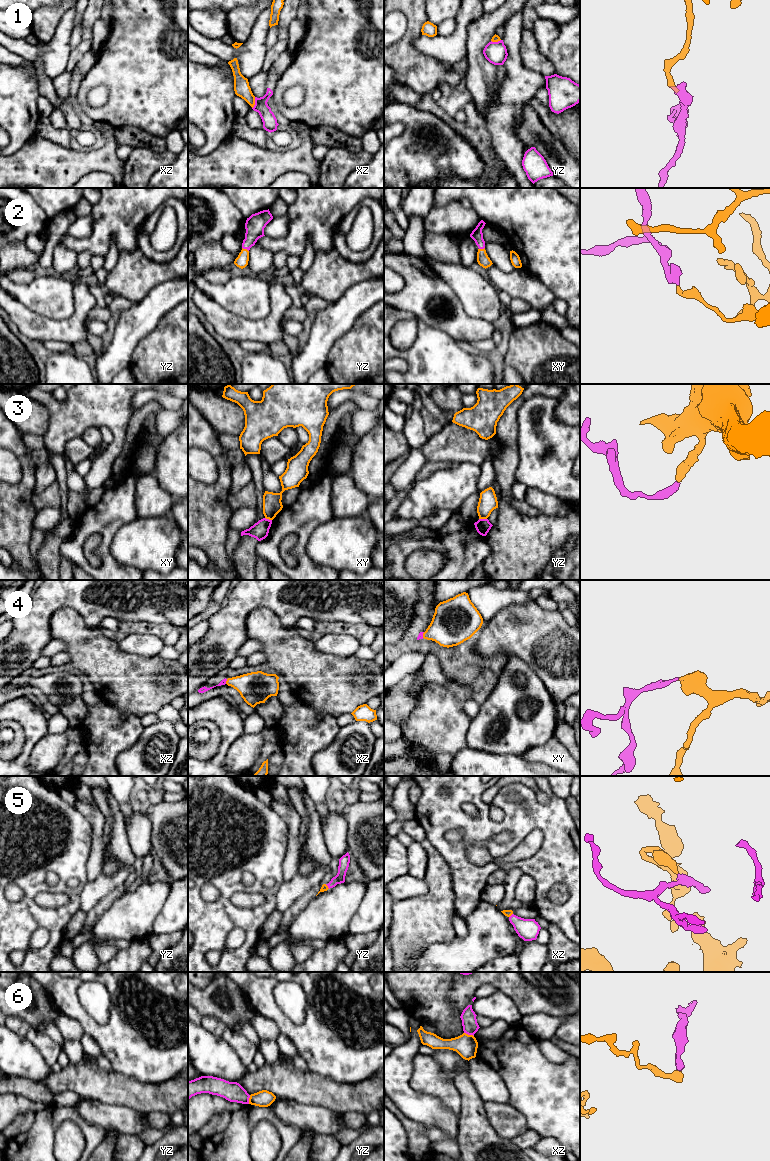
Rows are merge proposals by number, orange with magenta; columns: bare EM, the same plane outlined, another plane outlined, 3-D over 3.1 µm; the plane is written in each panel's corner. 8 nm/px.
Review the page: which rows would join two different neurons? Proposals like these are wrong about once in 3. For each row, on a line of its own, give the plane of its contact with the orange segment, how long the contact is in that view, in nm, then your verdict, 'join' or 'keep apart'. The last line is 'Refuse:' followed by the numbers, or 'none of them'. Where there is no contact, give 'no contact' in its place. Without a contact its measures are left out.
1: meets orange in xz; contact 100 nm long; keep apart
2: meets orange in yz; contact 70 nm long; join
3: meets orange in yz; contact 60 nm long; keep apart
4: meets orange in xz; contact 40 nm long; join
5: meets orange in yz; contact 50 nm long; join
6: meets orange in xz; contact 90 nm long; keep apart
Refuse: 1, 3, 6

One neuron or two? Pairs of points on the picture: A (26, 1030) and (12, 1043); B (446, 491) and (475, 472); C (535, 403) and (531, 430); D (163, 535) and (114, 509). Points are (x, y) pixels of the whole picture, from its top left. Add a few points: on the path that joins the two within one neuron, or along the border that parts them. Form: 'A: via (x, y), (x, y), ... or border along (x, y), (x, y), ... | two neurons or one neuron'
A: border along (10, 1029), (26, 1038), (38, 1050) | two neurons
B: via (453, 486), (468, 473) | one neuron
C: via (528, 410), (527, 423) | one neuron
D: border along (137, 517), (124, 524), (115, 534) | two neurons

